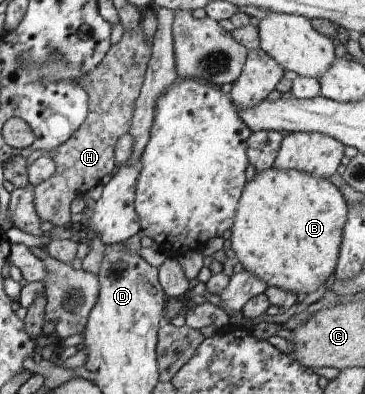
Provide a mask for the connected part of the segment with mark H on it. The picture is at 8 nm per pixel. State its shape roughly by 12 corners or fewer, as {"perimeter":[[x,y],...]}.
{"perimeter":[[125,31],[81,78],[88,116],[34,186],[40,221],[116,173],[151,47]]}

